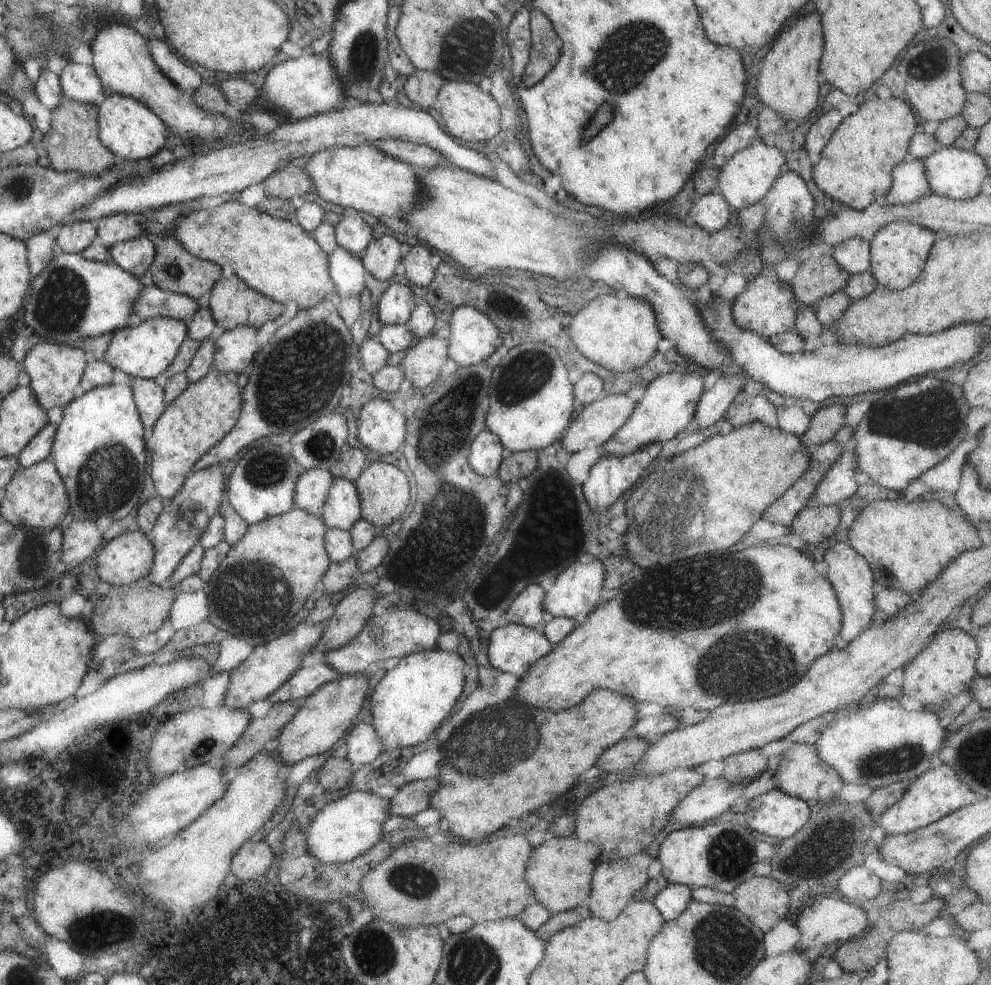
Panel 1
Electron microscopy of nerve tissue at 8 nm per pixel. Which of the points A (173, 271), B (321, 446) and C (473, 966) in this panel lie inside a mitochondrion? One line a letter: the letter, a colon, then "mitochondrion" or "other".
A: mitochondrion
B: mitochondrion
C: mitochondrion

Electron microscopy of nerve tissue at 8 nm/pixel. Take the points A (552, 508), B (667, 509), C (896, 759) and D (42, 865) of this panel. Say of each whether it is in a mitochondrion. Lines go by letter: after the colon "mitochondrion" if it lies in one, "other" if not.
A: other
B: mitochondrion
C: mitochondrion
D: other

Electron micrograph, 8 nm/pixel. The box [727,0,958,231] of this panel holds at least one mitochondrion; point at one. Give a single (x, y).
(927, 66)

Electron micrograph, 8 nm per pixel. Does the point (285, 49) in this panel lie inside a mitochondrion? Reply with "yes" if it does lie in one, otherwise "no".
no

